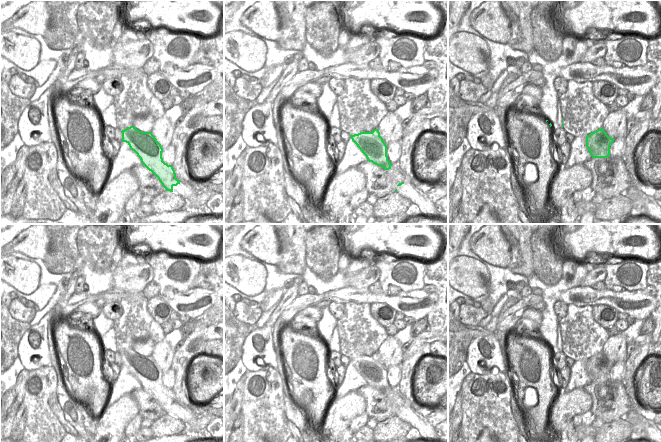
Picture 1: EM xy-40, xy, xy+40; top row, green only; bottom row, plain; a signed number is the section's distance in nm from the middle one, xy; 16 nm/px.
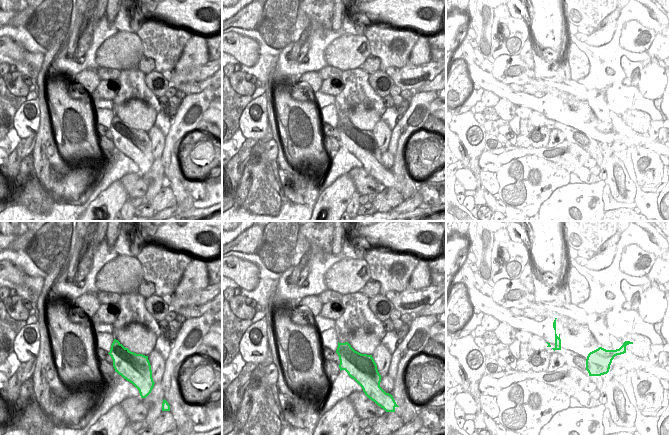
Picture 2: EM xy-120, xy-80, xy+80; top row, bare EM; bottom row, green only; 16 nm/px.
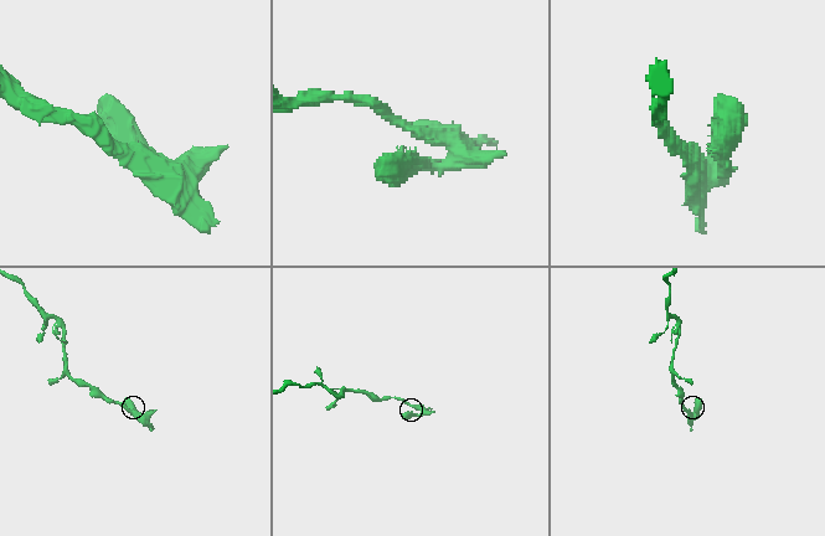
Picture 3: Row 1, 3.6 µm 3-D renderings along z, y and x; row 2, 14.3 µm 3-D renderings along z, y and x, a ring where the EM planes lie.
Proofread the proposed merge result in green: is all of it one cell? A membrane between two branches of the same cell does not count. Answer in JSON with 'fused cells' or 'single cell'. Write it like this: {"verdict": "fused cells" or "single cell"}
{"verdict": "fused cells"}

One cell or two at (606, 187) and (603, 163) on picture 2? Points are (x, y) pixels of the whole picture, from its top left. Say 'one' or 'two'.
one

